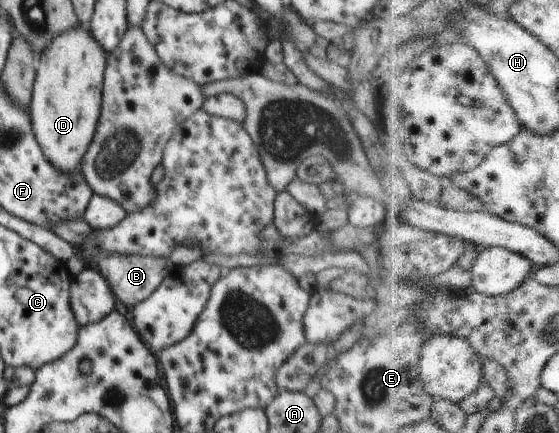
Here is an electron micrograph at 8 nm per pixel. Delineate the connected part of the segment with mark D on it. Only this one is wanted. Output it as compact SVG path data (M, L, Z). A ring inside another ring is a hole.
M80 21L73 28L57 34L49 46L51 48L47 48L39 58L41 66L37 66L33 100L30 100L31 120L33 120L37 142L51 164L60 171L74 173L79 169L80 162L87 152L100 117L107 54L102 44L92 35L89 27L81 24Z

